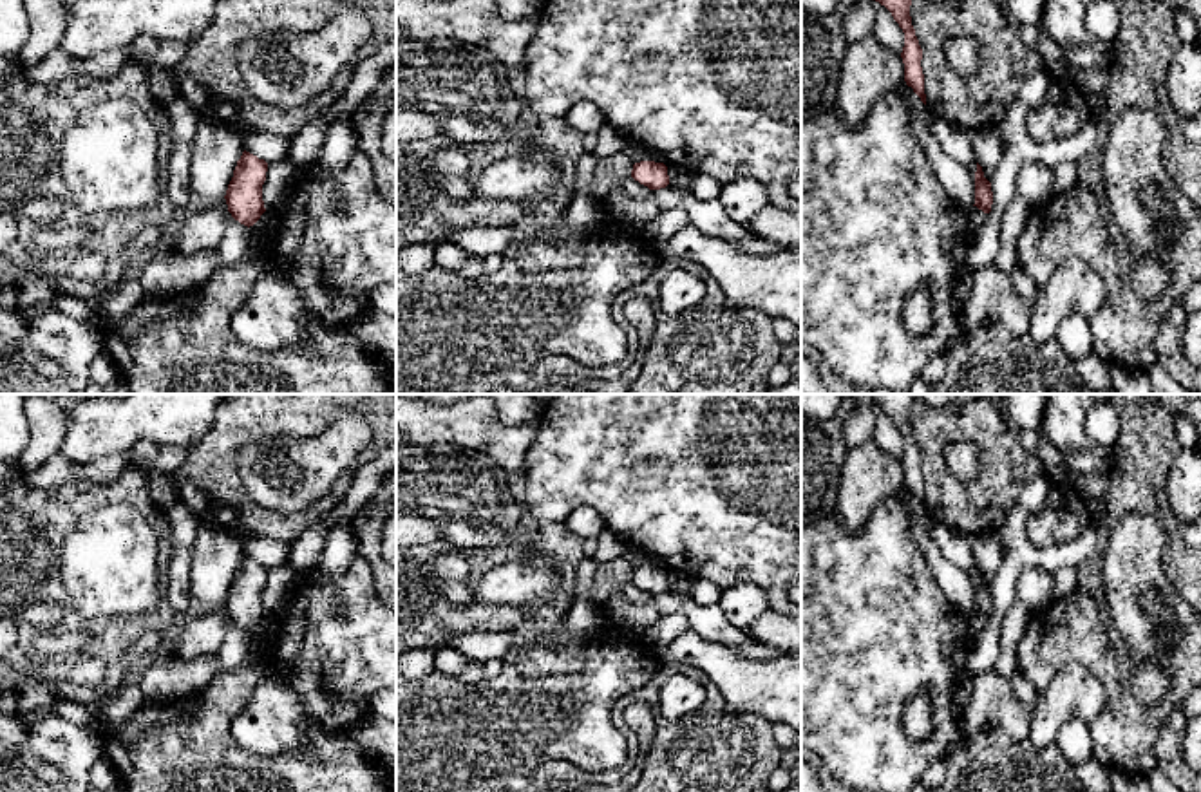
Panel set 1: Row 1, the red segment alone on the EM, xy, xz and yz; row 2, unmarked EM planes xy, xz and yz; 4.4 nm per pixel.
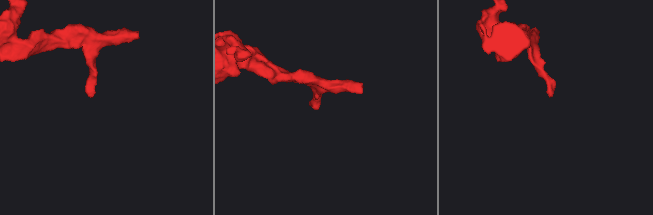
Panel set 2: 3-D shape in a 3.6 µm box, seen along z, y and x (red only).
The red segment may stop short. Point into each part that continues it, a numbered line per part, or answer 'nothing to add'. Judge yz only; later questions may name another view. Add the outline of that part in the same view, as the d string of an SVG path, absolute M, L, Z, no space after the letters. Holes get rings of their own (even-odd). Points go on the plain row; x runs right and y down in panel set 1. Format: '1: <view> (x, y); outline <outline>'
nothing to add

